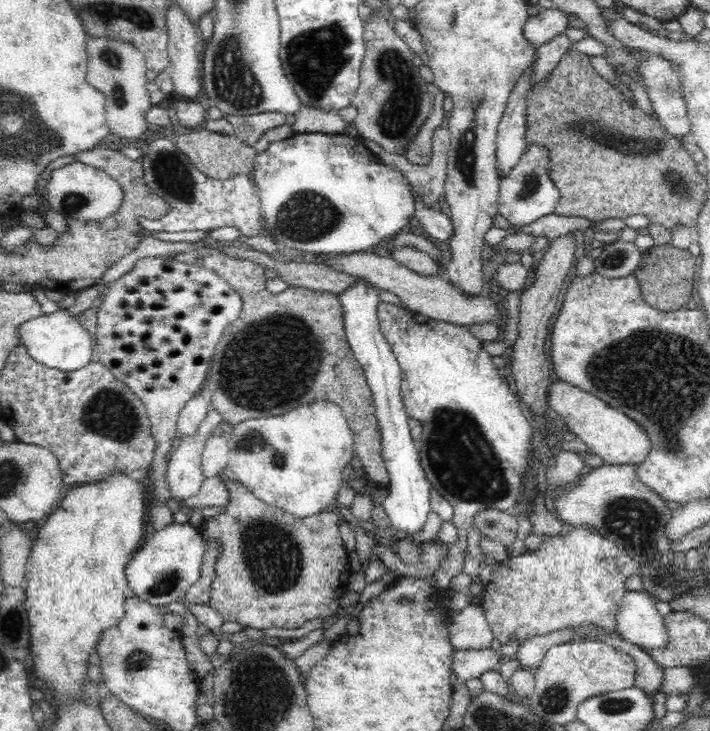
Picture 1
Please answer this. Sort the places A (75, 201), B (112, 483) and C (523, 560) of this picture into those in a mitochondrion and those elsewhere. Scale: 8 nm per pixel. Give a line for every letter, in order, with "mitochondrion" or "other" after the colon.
A: mitochondrion
B: other
C: other

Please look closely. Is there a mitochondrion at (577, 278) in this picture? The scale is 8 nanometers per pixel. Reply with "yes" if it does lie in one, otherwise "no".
no

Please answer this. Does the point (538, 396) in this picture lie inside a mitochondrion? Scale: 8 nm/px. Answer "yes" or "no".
no

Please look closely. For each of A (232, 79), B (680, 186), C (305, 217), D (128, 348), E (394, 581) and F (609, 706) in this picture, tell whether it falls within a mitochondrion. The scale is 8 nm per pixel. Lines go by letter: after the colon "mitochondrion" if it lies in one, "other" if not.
A: mitochondrion
B: mitochondrion
C: mitochondrion
D: other
E: other
F: mitochondrion

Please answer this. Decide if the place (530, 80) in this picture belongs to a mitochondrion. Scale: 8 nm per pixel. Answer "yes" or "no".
no

